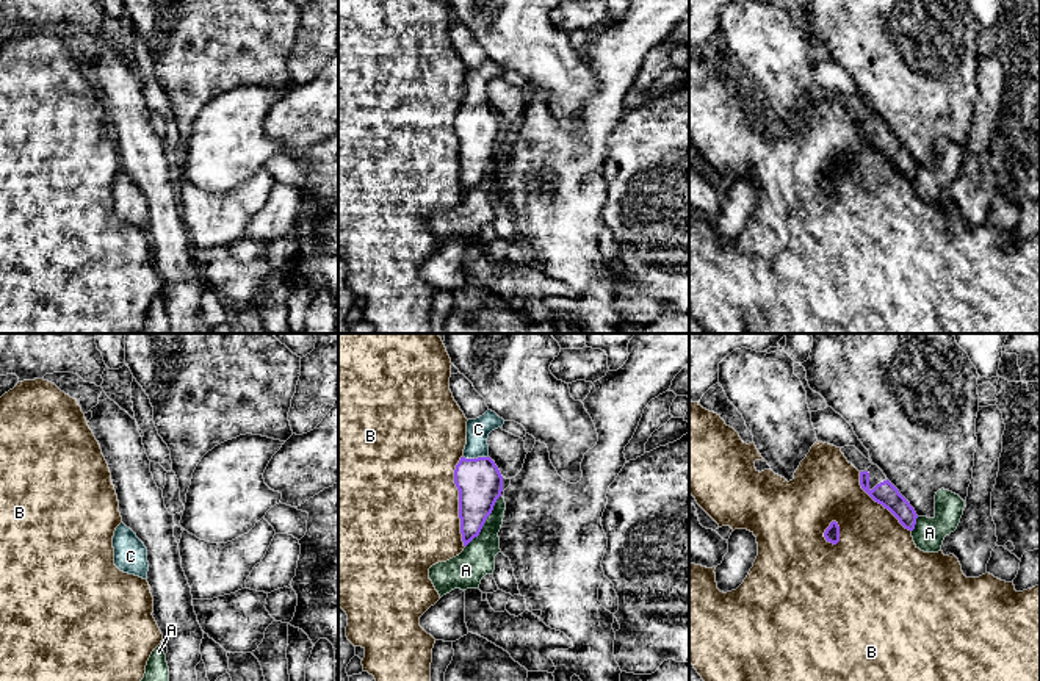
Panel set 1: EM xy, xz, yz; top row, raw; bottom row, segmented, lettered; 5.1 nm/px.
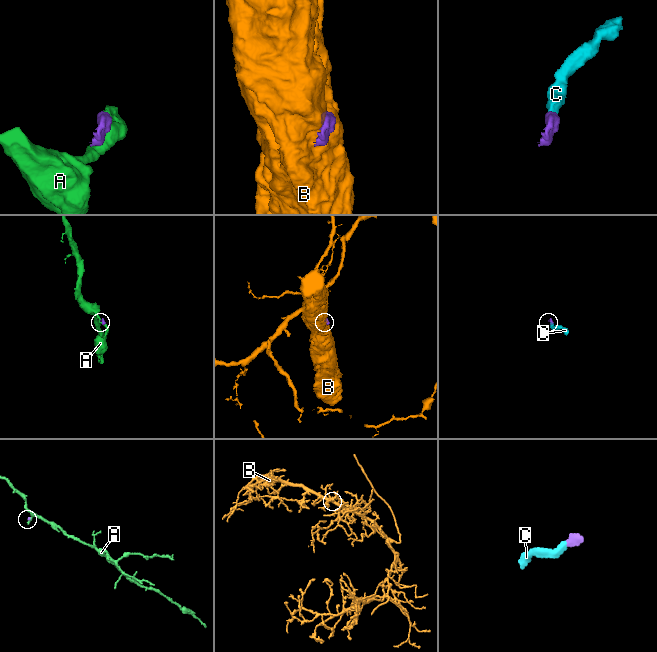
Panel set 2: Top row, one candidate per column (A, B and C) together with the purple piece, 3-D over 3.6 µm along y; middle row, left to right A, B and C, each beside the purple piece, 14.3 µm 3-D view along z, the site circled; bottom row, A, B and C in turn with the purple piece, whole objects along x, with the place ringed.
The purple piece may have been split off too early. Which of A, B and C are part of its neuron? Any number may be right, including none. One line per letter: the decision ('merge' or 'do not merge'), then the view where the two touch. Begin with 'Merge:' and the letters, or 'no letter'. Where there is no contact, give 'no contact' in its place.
Merge: C
A: do not merge; meets purple in xz
B: do not merge; meets purple in xz
C: merge; meets purple in xz

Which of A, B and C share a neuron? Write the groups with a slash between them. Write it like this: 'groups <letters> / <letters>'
groups A / B / C

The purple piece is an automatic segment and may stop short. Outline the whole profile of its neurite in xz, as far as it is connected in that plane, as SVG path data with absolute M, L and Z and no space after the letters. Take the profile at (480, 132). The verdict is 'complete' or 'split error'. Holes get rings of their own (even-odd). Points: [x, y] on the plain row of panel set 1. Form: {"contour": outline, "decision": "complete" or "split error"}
{"contour": "M492 59L467 70L467 94L454 119L464 196L479 185L503 141L503 125L489 106L487 94L489 83L503 74L504 69Z", "decision": "split error"}

